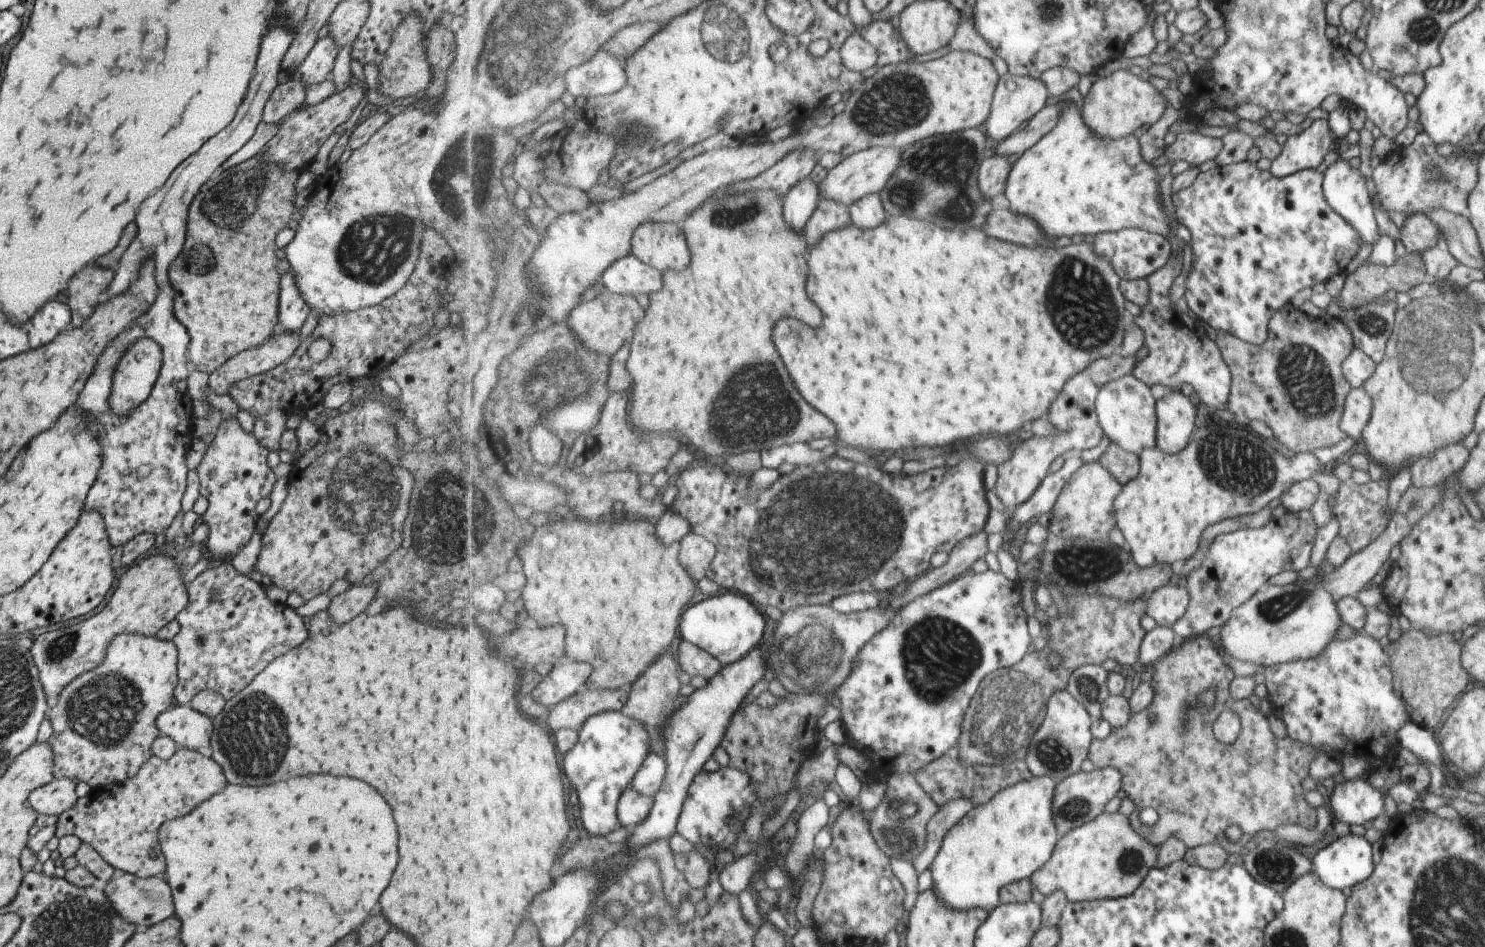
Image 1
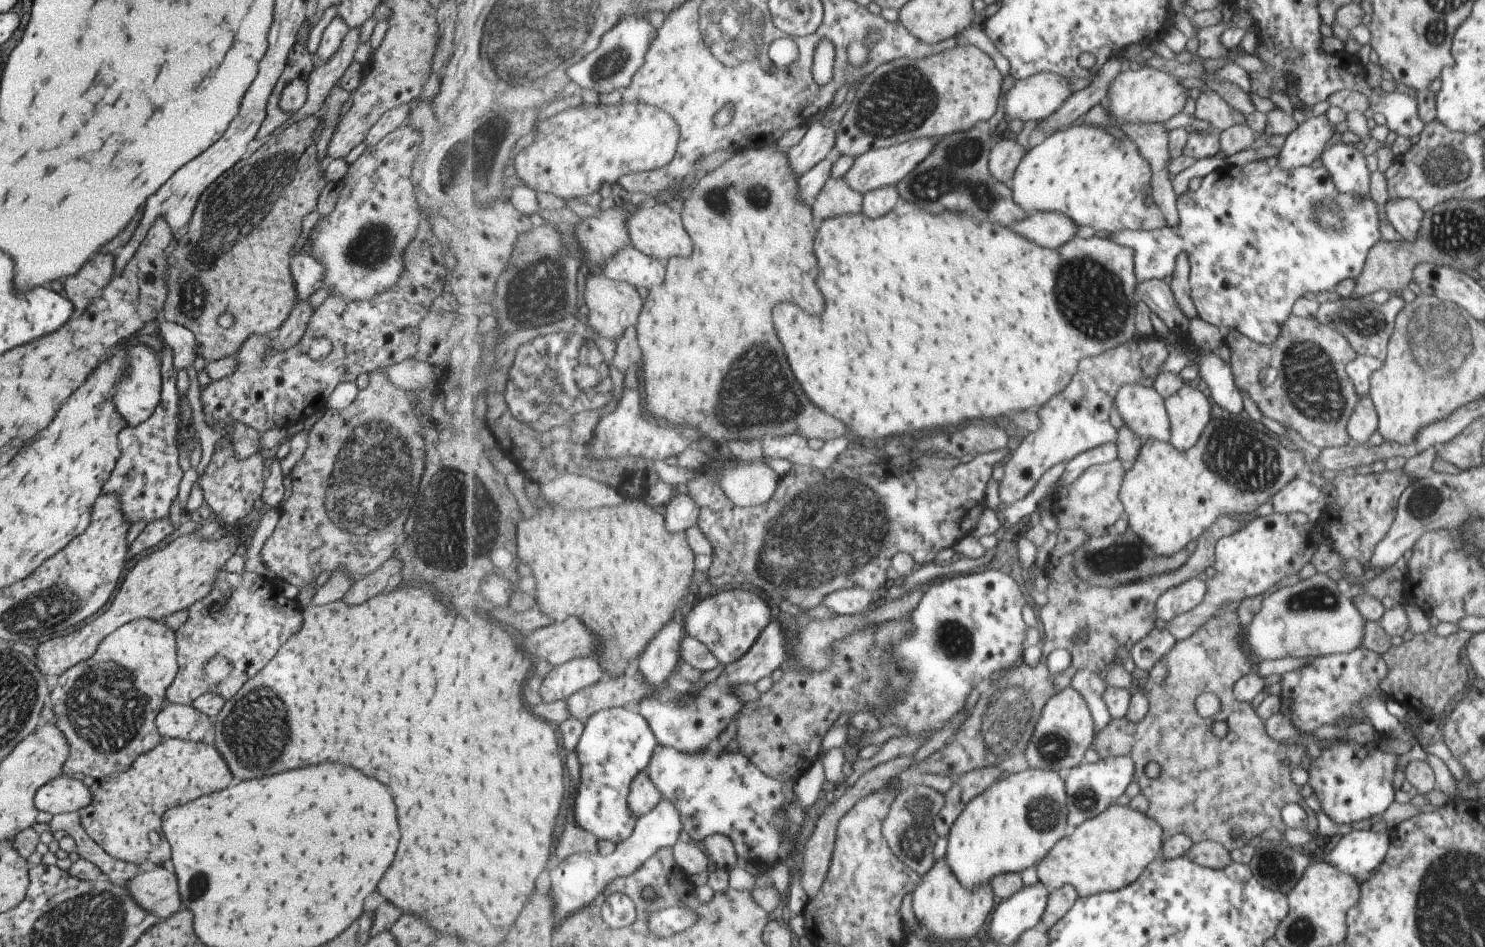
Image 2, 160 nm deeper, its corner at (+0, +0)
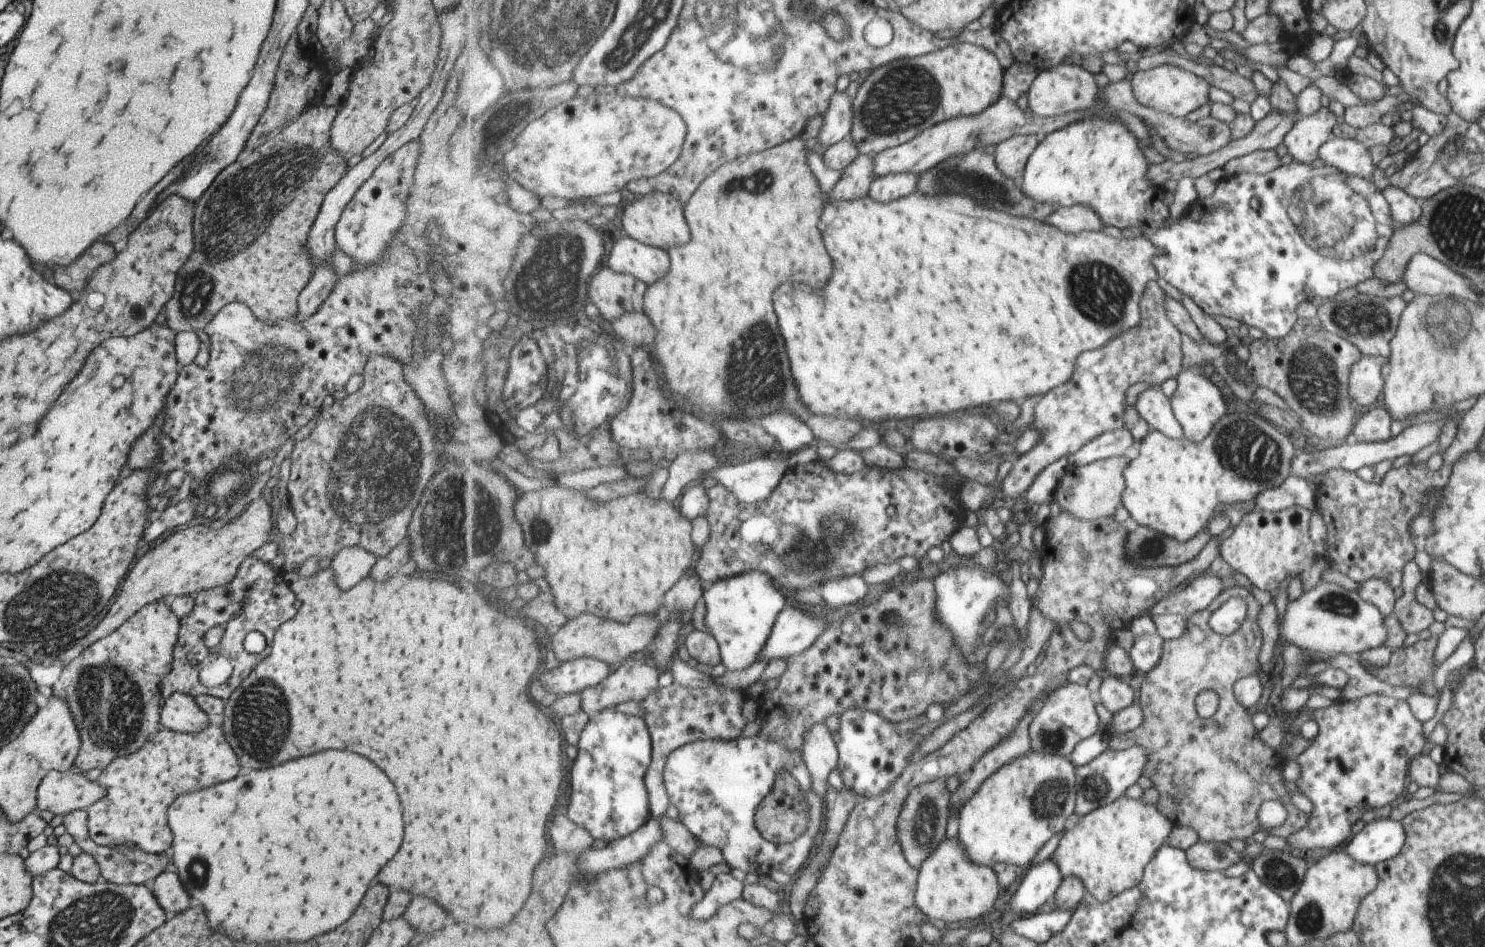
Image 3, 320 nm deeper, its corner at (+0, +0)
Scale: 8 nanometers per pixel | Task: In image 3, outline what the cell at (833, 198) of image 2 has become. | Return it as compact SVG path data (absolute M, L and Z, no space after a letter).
M860 155L842 172L835 190L825 196L827 203L835 200L855 200L870 194L870 188L876 178L874 155Z

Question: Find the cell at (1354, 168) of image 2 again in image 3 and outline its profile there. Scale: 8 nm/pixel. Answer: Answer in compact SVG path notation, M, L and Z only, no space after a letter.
M1328 138L1320 146L1320 159L1324 164L1337 168L1344 176L1369 179L1373 170L1369 150L1355 139Z

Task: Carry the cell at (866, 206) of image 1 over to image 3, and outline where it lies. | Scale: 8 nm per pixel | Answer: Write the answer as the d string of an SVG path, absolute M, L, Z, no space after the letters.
M897 173L875 178L870 188L870 195L882 203L909 196L918 190L920 174Z

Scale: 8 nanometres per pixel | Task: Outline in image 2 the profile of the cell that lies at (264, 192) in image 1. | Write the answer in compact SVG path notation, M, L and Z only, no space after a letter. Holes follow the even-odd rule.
M321 114L309 115L293 121L277 133L271 133L268 136L268 140L259 146L254 153L247 156L247 158L237 160L231 168L228 168L221 176L218 176L211 182L197 199L196 205L188 220L187 232L176 239L174 249L167 255L166 262L168 266L166 268L165 280L168 286L168 293L160 313L160 318L190 330L195 337L195 354L202 356L206 363L235 355L236 350L249 335L269 334L269 332L277 330L294 307L296 290L289 270L289 254L291 254L291 250L293 250L292 246L295 246L295 242L299 238L301 218L316 209L317 197L321 190L317 186L317 182L323 180L323 170L327 161L325 159L321 161L317 160L317 154L315 153L317 138L314 139L314 133L318 126L320 126L320 120ZM223 313L231 313L234 316L234 323L226 329L219 326L217 322L217 317Z

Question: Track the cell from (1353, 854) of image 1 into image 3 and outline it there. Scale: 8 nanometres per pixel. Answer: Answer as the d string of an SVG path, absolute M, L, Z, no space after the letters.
M1387 816L1365 823L1344 850L1354 861L1376 865L1395 857L1405 840L1407 833L1403 824Z

